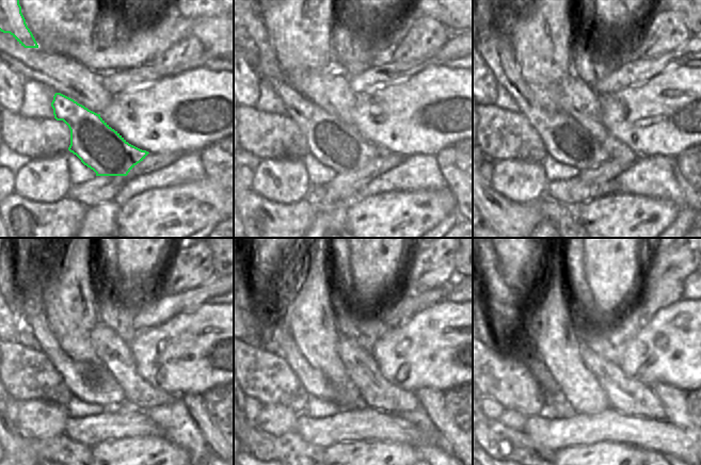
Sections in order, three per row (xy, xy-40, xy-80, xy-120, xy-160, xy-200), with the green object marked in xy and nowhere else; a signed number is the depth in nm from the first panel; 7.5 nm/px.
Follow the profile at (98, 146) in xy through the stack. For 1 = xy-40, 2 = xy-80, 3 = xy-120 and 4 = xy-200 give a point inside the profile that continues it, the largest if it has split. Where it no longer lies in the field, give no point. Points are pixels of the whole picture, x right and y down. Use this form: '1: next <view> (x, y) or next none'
1: next xy-40 (335, 144)
2: next xy-80 (566, 140)
3: next xy-120 (91, 382)
4: next xy-200 (518, 339)

